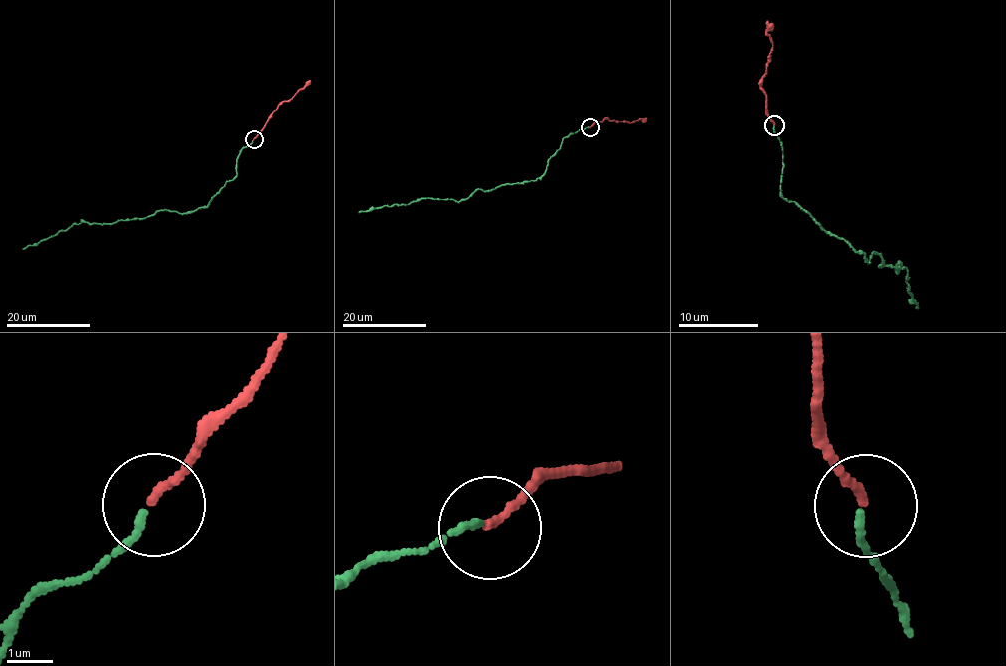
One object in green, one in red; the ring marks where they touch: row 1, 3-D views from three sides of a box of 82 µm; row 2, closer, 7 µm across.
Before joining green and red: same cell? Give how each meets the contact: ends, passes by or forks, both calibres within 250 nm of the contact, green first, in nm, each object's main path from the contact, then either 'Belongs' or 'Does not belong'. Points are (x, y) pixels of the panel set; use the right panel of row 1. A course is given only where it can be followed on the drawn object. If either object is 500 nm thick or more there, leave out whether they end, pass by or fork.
At the ring green ends. At the ring red ends. Thickness 160 nm (green) against 180 nm. Course of green: (774, 126), (782, 142), (780, 193), (868, 262), (880, 253), (878, 265), (908, 270), (918, 309). Course of red: (774, 124), (768, 117), (762, 83), (772, 47), (766, 23). Belongs

